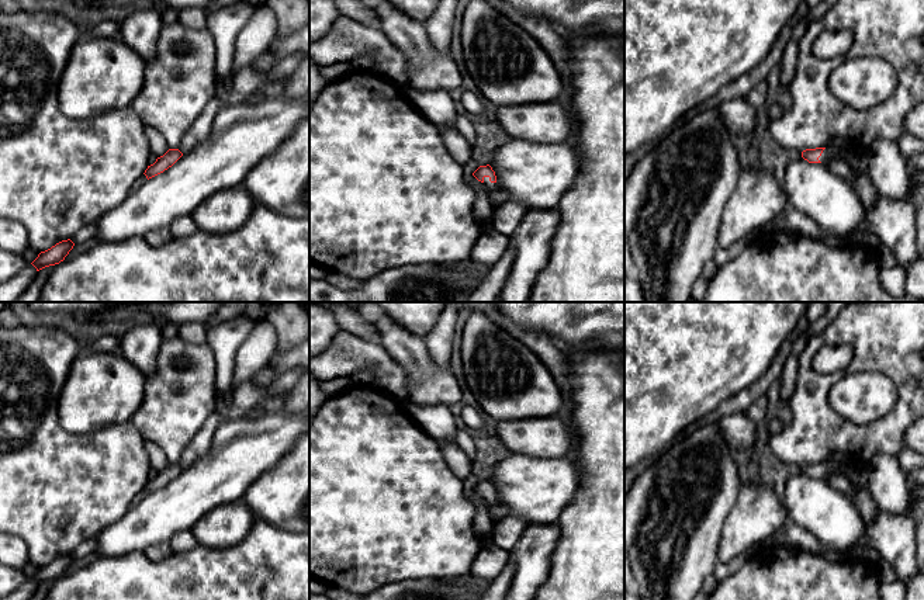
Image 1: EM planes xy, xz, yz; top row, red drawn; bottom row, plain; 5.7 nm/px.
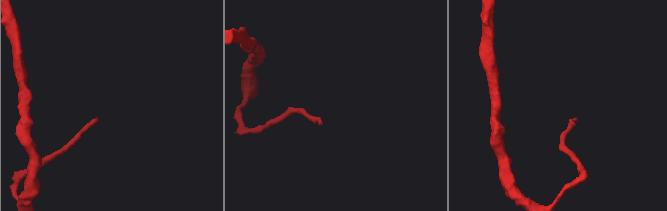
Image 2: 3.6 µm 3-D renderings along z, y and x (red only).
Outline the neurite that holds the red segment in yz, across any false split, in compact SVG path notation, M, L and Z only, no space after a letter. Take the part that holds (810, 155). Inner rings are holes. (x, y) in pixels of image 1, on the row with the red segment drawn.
M816 148L802 152L802 157L809 163L831 163L841 148Z

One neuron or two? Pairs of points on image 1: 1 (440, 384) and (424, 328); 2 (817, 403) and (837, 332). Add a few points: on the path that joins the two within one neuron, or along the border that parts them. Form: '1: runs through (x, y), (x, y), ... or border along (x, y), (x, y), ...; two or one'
1: border along (397, 322), (426, 342); two
2: runs through (809, 384), (807, 354), (817, 343); one

